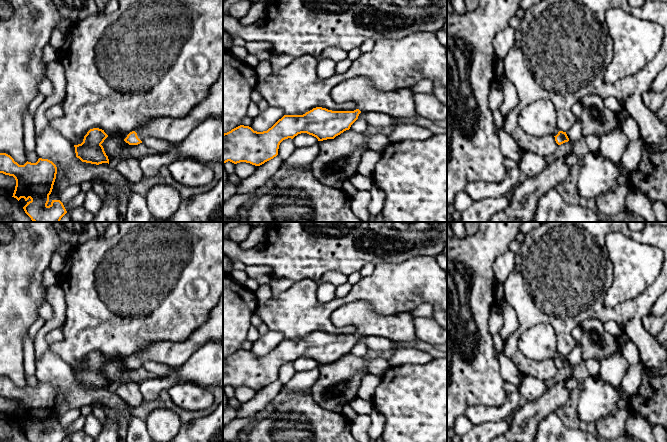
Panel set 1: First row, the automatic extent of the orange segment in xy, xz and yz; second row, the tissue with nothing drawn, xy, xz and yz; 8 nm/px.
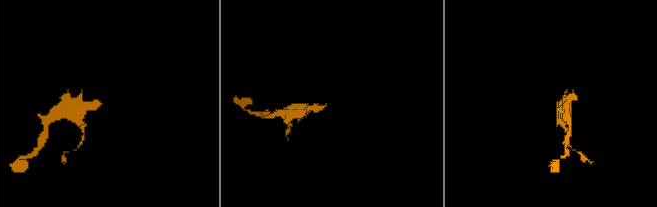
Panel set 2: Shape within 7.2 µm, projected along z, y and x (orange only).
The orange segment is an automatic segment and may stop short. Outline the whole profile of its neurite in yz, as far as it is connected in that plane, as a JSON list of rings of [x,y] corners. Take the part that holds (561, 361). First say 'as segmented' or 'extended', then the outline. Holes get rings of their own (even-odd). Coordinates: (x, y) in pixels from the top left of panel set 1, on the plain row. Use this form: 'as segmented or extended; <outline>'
extended; [[[548,323],[530,327],[519,336],[517,345],[521,352],[533,361],[553,359],[558,369],[569,365],[566,356],[558,354],[556,334]]]

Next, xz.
extended; [[[356,300],[334,310],[331,315],[332,322],[344,326],[354,326],[354,335],[332,335],[322,331],[316,331],[303,339],[284,339],[267,355],[257,356],[249,350],[240,349],[223,358],[223,389],[230,385],[234,388],[240,386],[260,390],[278,379],[280,367],[288,362],[293,363],[301,357],[307,357],[323,365],[334,363],[346,354],[358,343],[361,336],[373,335],[385,337],[395,342],[406,342],[417,339],[414,317],[409,312],[396,315],[379,315],[369,302]]]

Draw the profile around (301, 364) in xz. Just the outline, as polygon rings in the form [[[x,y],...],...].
[[[307,357],[298,358],[293,362],[295,371],[307,371],[318,367],[318,363]]]

